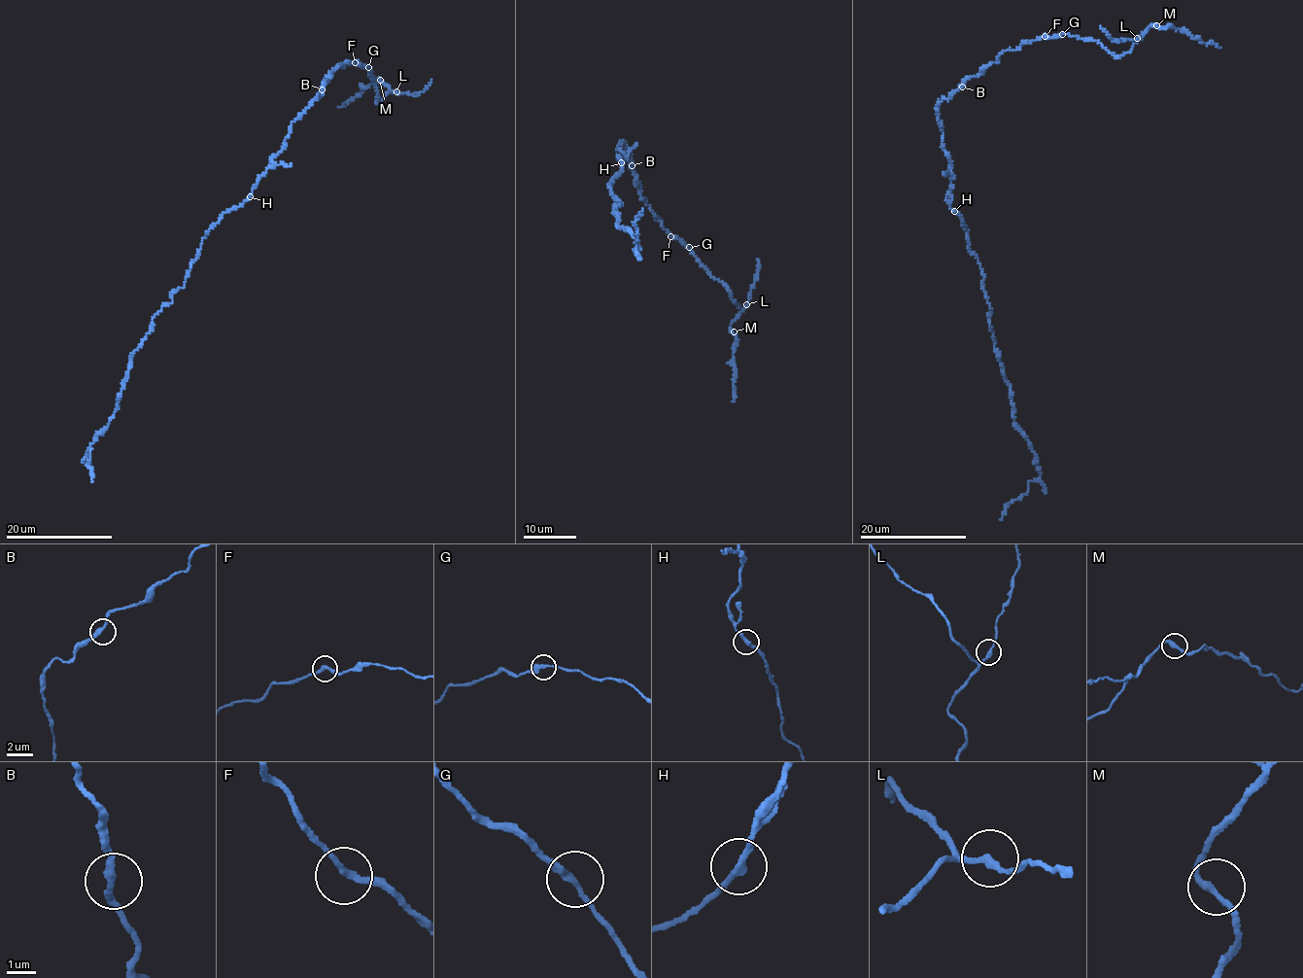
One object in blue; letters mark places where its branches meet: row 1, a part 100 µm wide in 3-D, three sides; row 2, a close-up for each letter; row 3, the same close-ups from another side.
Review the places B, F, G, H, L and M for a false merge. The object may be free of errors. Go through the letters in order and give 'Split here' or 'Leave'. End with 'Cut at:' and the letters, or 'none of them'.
B: Leave
F: Leave
G: Leave
H: Leave
L: Leave
M: Leave
Cut at: none of them

